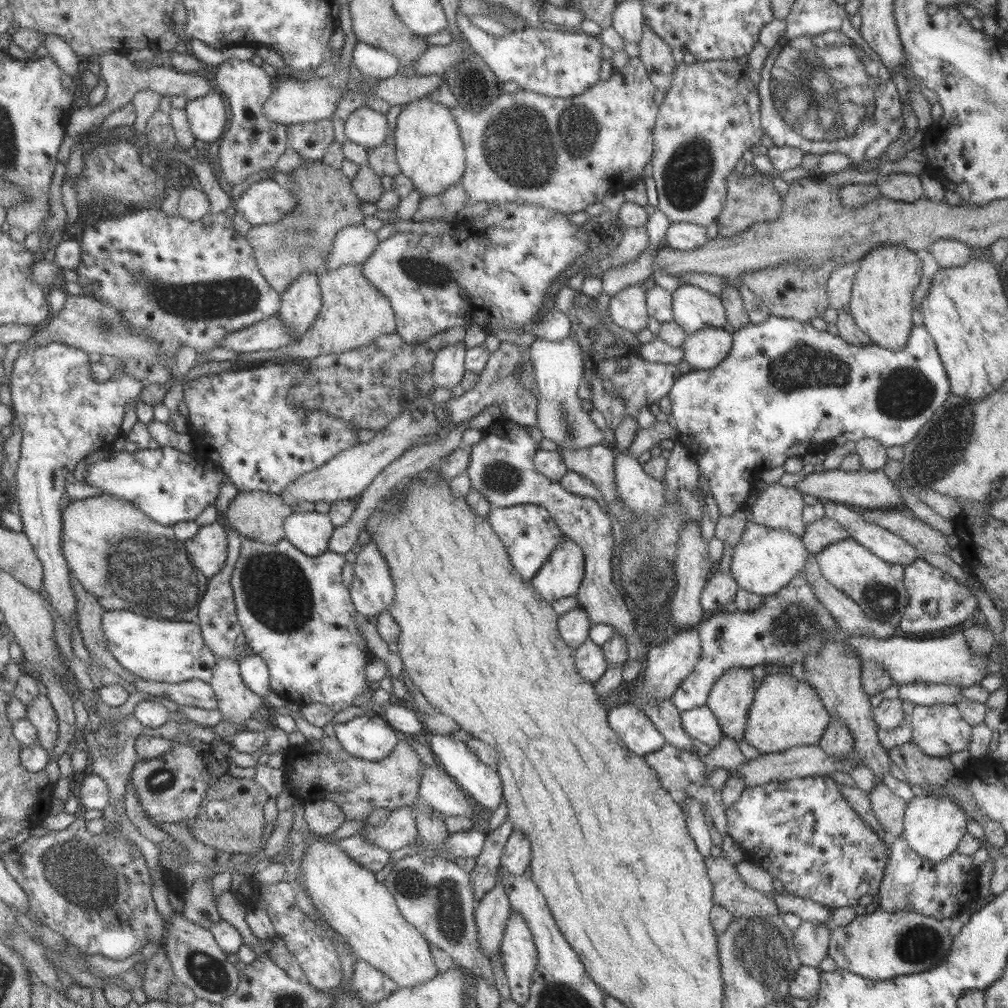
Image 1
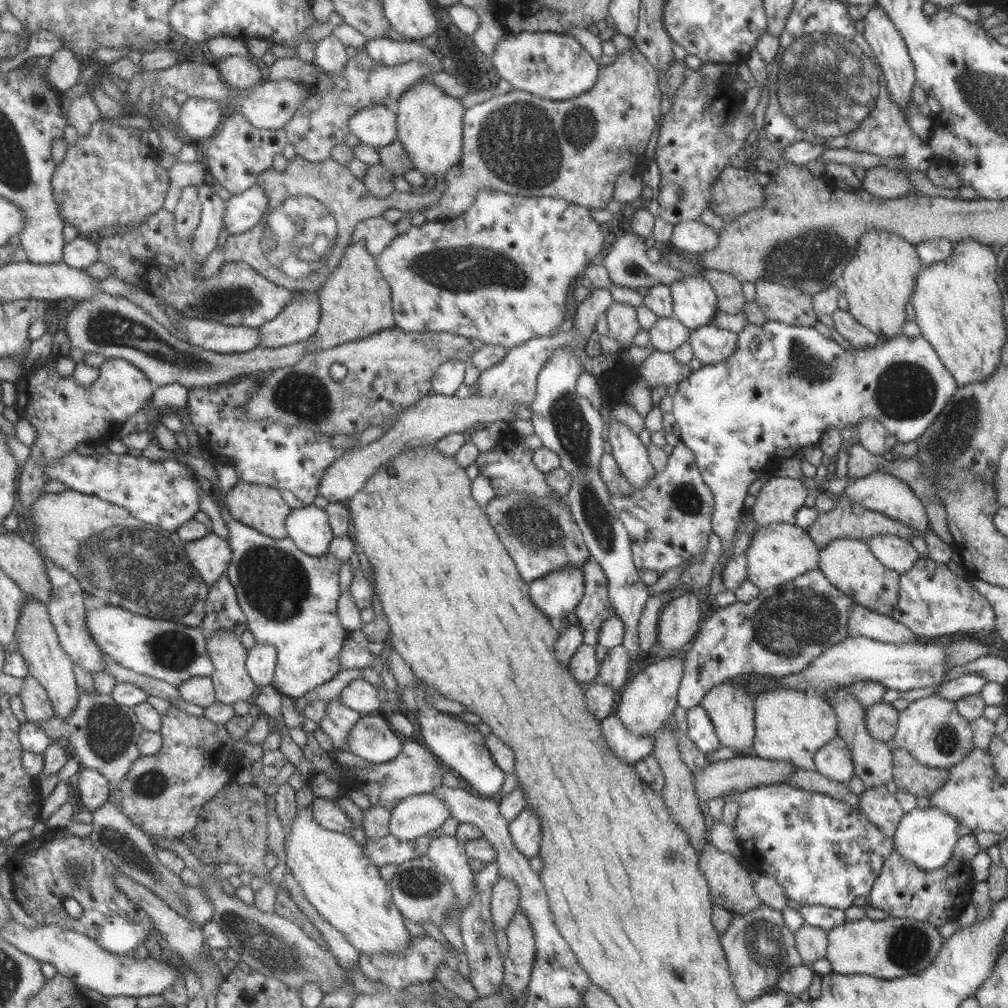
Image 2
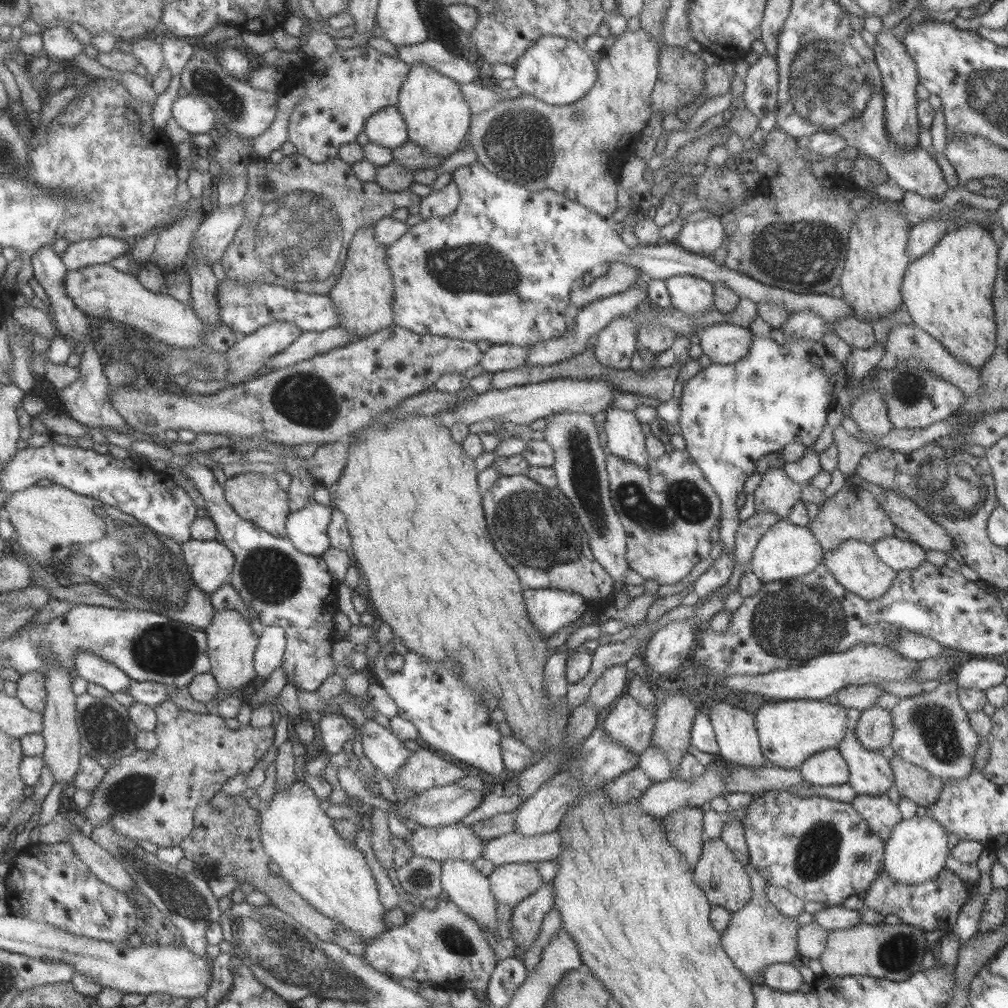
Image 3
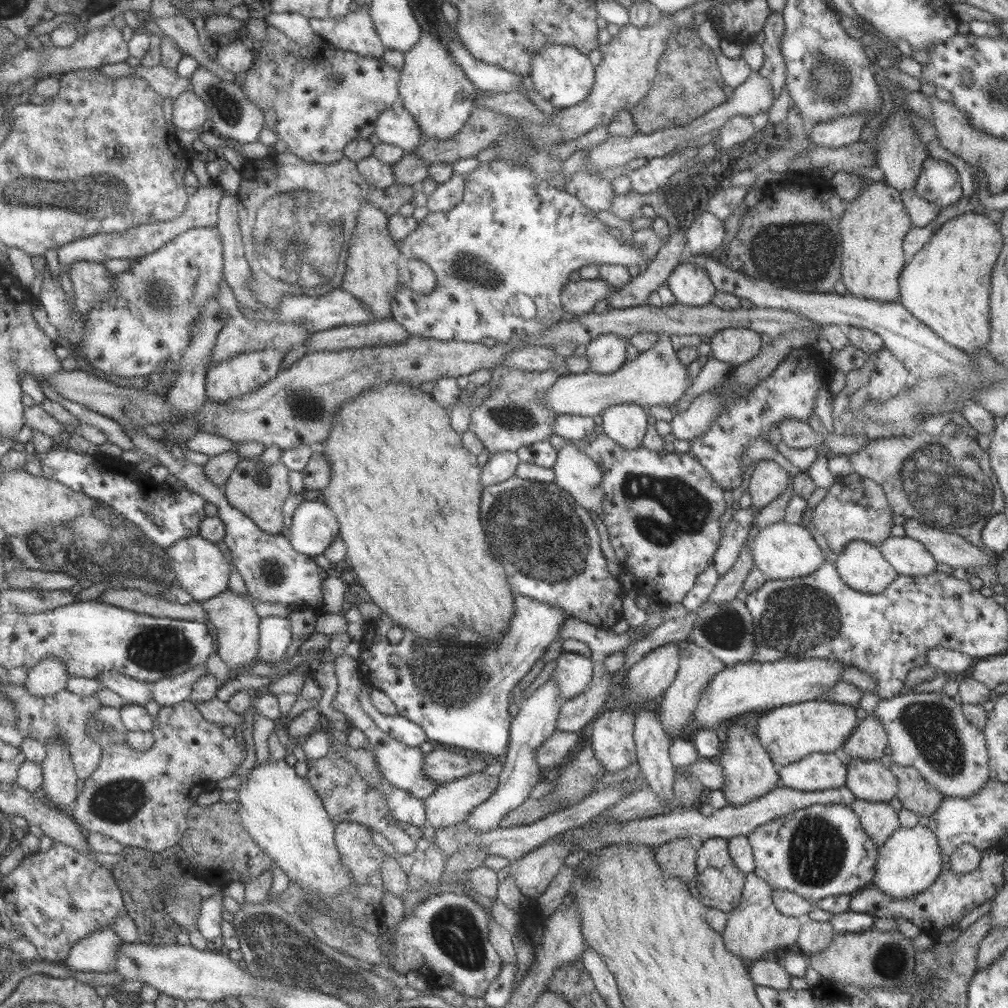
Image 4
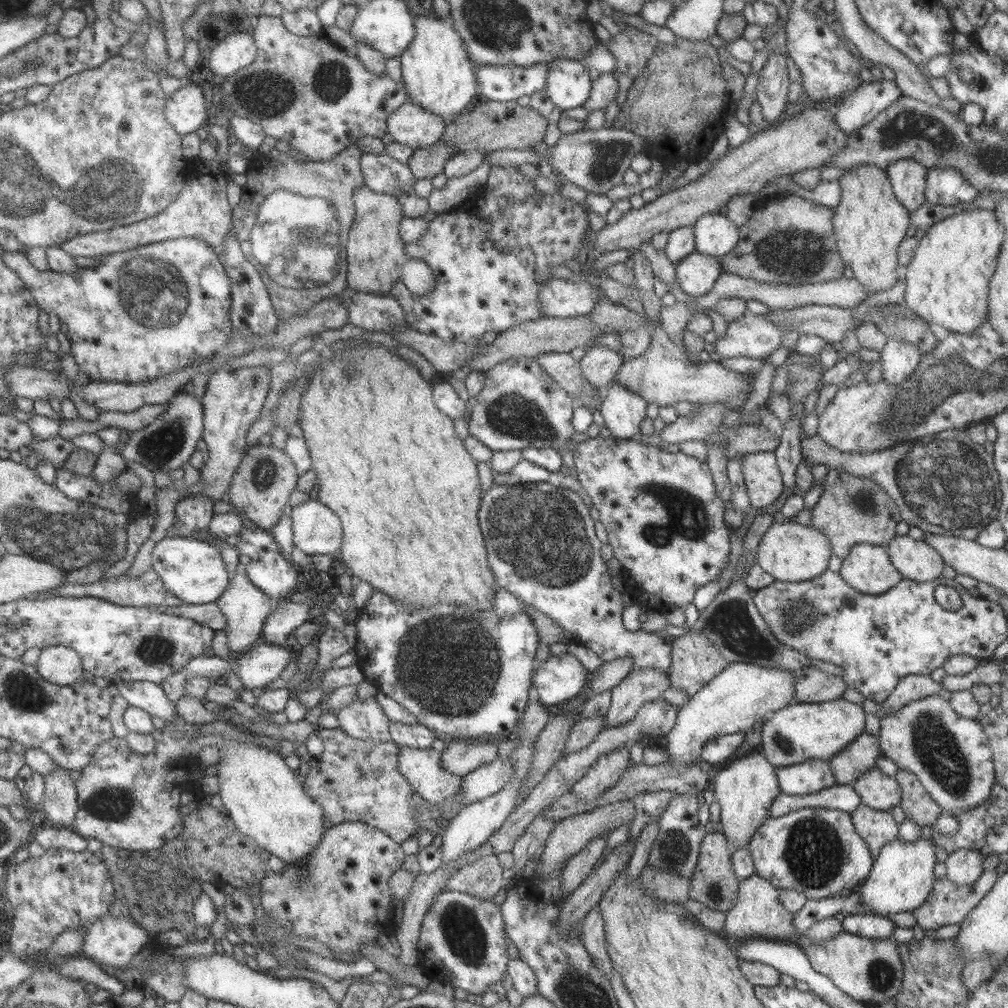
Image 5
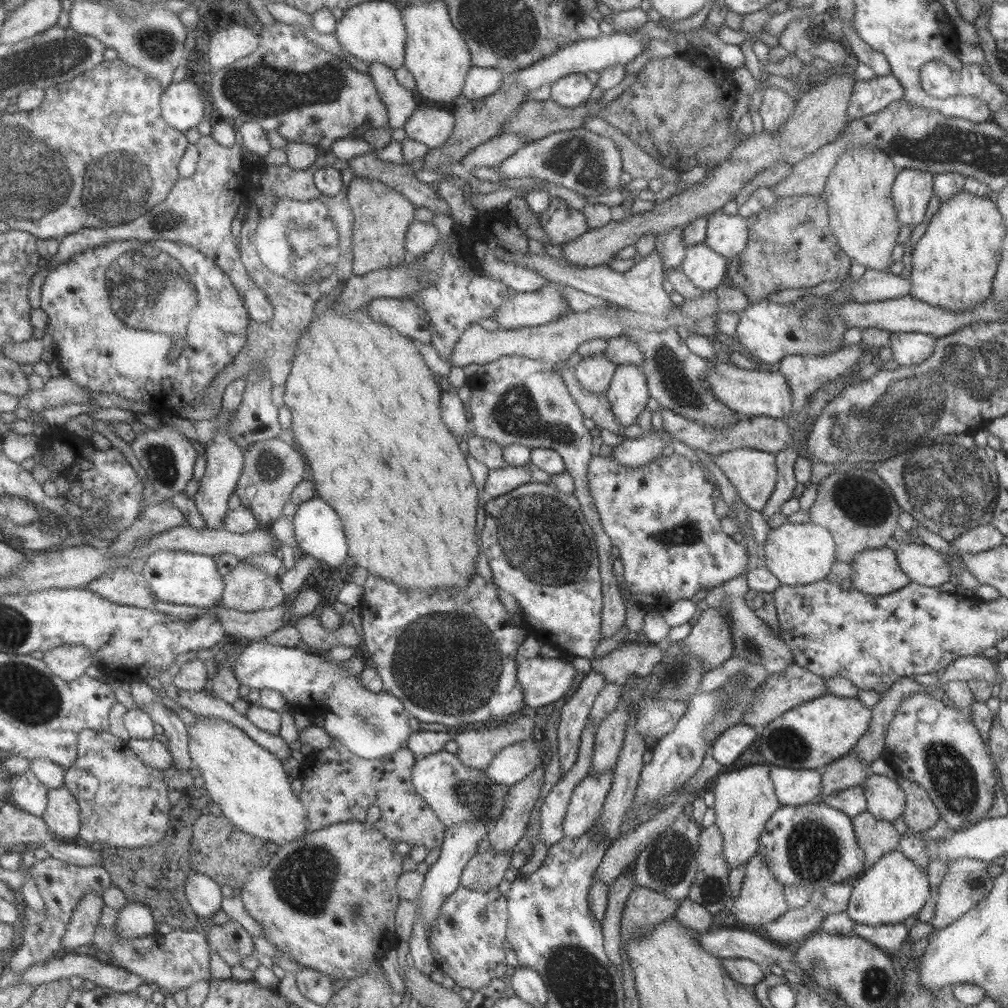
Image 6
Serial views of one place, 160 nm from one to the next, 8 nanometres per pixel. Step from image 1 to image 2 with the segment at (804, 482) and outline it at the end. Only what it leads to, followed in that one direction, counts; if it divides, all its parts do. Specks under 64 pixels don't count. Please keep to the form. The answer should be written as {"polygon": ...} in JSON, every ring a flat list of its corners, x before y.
{"polygon":[[875,471,861,478,849,478,847,486,841,493,848,496,859,506,883,514,887,518,899,522,899,524,913,527,921,534,930,529,929,521,925,517,925,511,919,498,914,495,914,492,903,481,895,478,892,474]]}

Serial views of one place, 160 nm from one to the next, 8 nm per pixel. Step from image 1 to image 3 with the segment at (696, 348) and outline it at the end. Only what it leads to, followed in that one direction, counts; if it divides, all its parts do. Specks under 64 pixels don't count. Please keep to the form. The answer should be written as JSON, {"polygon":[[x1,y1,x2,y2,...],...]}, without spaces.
{"polygon":[[731,324,705,325,698,334,698,345,712,363,731,364,740,361,751,344,751,331]]}

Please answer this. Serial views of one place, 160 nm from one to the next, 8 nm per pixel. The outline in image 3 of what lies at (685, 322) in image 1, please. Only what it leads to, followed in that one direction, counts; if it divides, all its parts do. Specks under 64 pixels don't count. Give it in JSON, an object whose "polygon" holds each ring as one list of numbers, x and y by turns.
{"polygon":[[671,276,665,281,671,300,670,306,687,317,707,313,712,307,713,286,701,278]]}

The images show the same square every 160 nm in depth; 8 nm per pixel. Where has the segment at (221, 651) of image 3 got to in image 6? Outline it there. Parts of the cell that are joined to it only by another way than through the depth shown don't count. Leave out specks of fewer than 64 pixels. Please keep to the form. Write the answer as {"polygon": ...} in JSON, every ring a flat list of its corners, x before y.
{"polygon":[[239,560,222,579,224,589,220,604,225,608,253,612,269,610,288,601,279,578,269,577,263,569,250,565,248,560]]}

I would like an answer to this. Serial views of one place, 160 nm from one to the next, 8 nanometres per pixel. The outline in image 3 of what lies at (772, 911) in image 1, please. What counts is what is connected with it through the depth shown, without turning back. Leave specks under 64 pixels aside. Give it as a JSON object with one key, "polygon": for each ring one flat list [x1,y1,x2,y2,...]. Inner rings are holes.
{"polygon":[[720,838,705,839,699,861,693,866,692,873,693,880,704,892,710,904,722,906,733,913,749,902,751,896,749,877],[711,884,717,884,717,886,711,886]]}

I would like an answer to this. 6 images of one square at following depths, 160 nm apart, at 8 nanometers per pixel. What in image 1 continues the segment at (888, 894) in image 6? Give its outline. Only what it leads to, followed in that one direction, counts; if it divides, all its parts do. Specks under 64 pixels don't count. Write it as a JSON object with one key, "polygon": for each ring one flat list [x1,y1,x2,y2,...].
{"polygon":[[927,793,913,796,906,803,902,837,909,848,929,862,941,862,956,851,960,838,965,832,966,816,951,799,938,795,931,798]]}

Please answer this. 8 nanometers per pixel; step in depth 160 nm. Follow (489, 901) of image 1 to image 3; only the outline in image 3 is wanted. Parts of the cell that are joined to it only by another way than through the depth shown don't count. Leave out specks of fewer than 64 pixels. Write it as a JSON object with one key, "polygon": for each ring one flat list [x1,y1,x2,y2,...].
{"polygon":[[510,863,494,868,486,876,496,904,515,906,543,885,537,872,537,864]]}

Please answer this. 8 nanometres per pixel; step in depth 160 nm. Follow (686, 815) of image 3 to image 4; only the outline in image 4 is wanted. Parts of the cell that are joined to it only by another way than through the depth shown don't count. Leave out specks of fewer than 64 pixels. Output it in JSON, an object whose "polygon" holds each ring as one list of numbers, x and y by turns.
{"polygon":[[671,839,655,848,655,864,659,864,665,876,676,876,687,884,697,876,696,850,695,840]]}

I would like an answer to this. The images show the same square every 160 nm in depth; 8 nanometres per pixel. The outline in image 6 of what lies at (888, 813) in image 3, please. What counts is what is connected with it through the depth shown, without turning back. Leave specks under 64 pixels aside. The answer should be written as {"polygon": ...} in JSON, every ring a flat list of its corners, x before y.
{"polygon":[[866,810,851,817,859,849,863,850,864,868,870,868,883,856,897,850,900,835,889,821,879,820]]}

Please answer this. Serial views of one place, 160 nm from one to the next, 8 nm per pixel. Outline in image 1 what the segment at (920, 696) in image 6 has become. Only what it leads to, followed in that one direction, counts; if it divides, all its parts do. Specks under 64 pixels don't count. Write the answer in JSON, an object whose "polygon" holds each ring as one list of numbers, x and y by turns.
{"polygon":[[954,704,914,705,909,714,909,725,911,728,911,742,925,756,930,756,931,758,950,757,956,752,967,749,970,742,972,727,964,722]]}

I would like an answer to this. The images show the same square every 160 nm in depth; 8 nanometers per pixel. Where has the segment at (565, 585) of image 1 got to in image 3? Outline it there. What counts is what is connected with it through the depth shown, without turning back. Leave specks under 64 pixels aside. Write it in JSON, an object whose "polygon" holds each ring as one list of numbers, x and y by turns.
{"polygon":[[524,588,522,595,532,625,547,638,582,617,587,609,580,594,573,591]]}

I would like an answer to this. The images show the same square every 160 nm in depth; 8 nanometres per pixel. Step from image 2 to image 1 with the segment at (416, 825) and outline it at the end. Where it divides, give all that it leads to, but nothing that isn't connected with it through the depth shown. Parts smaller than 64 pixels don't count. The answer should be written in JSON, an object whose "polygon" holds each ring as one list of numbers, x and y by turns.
{"polygon":[[409,806,390,811,387,820,379,826,371,827,364,822,357,833,387,853,403,848,405,844,413,842,417,834,412,808]]}

